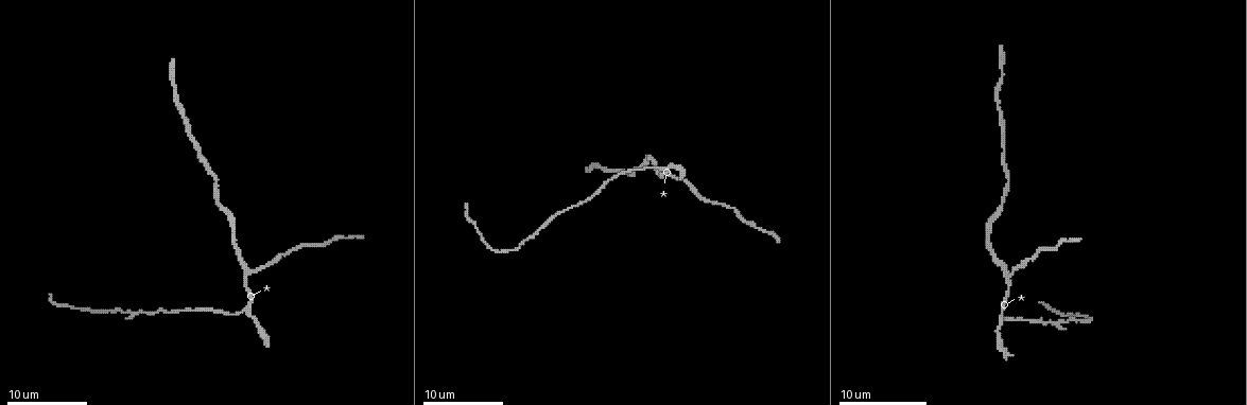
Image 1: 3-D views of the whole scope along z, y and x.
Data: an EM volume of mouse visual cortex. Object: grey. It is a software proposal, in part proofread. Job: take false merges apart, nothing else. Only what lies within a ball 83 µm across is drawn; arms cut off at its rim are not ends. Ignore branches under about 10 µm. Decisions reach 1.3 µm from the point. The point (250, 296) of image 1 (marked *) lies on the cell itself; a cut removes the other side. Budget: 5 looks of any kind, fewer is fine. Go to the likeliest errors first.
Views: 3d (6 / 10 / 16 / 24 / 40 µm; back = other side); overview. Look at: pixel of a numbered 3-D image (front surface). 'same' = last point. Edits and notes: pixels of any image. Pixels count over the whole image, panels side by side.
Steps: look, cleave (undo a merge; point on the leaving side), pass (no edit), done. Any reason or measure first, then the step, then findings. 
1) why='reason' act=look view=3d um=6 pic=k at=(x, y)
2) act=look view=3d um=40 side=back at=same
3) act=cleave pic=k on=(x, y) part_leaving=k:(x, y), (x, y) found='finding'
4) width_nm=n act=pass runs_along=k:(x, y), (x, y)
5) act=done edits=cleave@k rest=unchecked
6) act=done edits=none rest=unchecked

why='branch point' act=look view=3d um=6 pic=1 at=(1007, 276)

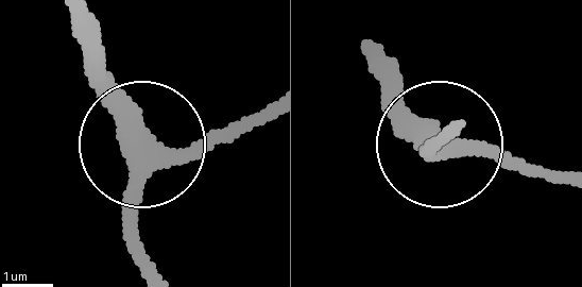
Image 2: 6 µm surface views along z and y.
act=pass runs_along=2:(159, 272), (139, 235), (143, 150), (202, 146), (266, 120) found='continuous, no second cell'

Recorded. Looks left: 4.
why='sudden change in width' act=look view=3d um=6 pic=1 at=(999, 319)

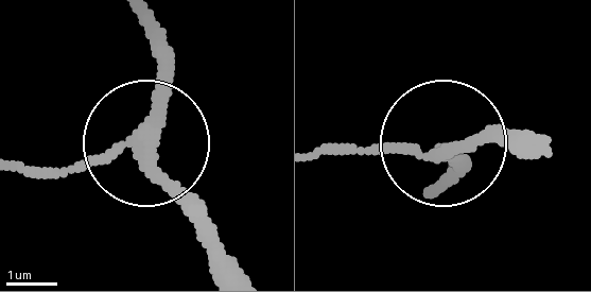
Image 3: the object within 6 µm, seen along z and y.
arms=3 act=pass runs_along=3:(161, 63), (150, 142), (27, 172) found='all the same cell'

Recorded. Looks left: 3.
why='calibre changes' act=look view=3d um=16 pic=1 at=(142, 314)

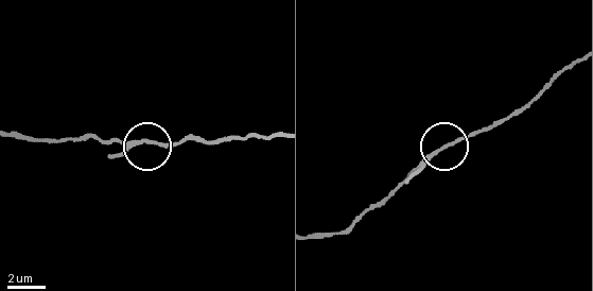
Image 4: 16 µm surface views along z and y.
act=pass runs_along=4:(278, 137), (104, 142) found='all the same cell'

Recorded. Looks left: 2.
act=done edits=none rest=unchecked

